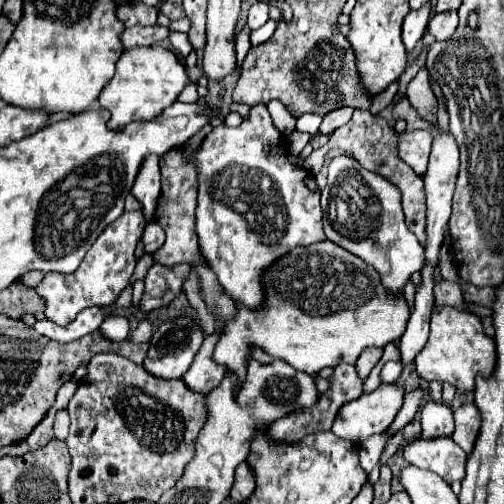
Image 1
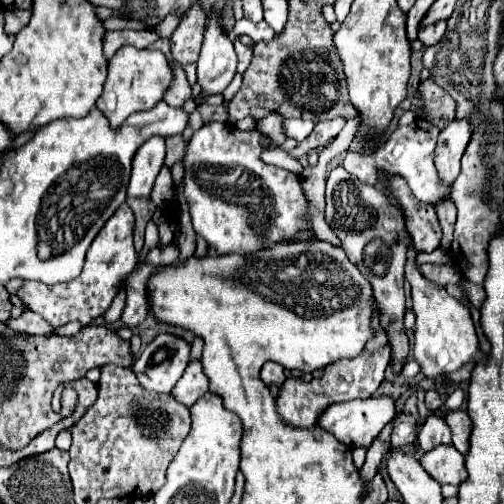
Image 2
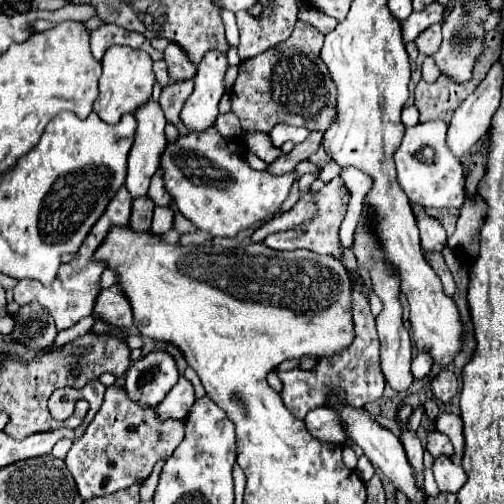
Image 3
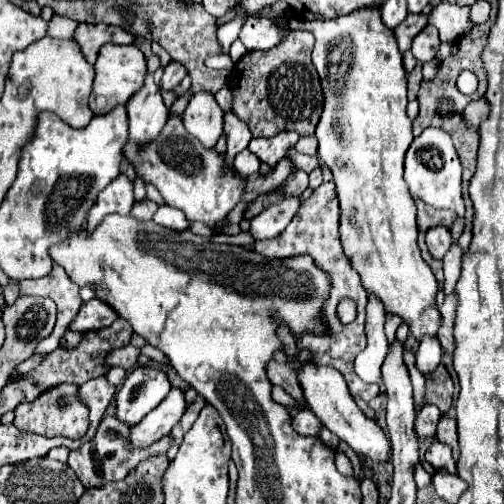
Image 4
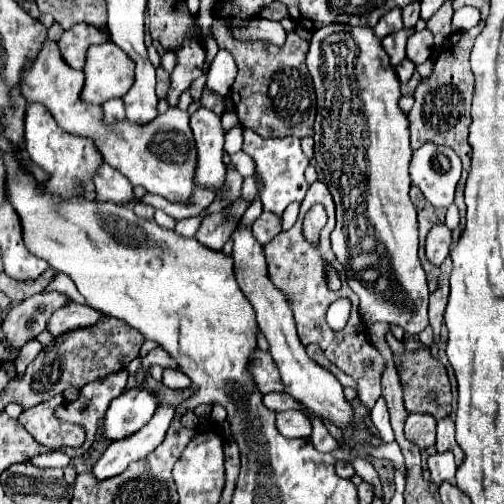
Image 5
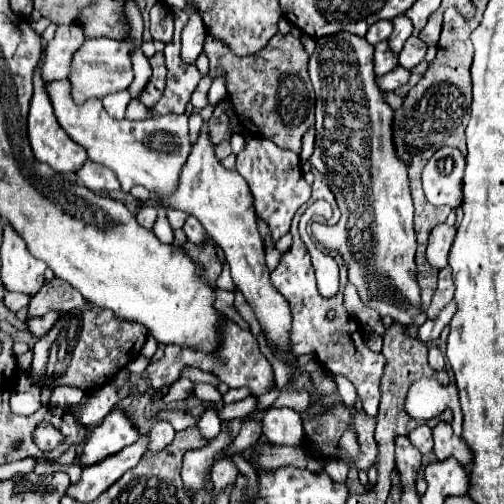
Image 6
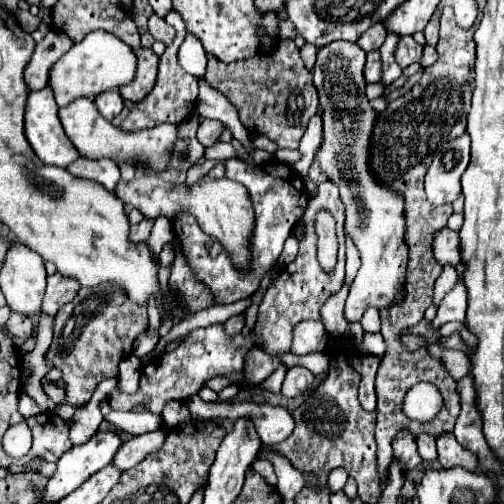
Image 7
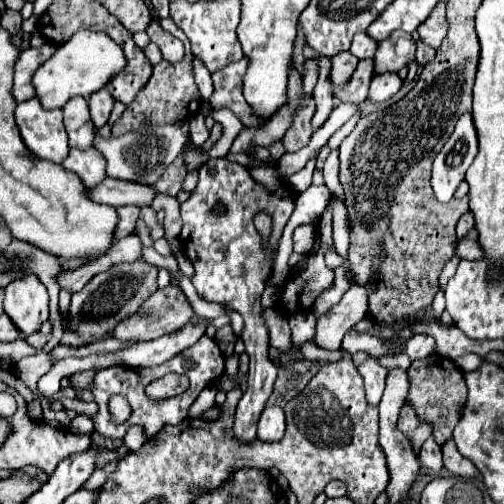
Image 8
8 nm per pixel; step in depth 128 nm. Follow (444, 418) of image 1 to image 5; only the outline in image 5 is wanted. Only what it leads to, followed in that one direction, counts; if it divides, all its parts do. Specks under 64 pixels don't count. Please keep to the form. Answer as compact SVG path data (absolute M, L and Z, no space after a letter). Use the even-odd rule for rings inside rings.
M434 452L434 454L430 454L428 456L428 470L432 474L432 482L440 484L442 480L448 480L450 484L454 484L456 464L454 464L452 452Z

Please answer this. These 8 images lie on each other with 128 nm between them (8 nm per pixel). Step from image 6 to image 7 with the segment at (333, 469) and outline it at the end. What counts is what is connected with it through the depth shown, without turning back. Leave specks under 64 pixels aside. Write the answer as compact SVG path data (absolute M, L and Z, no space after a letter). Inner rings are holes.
M334 468L330 474L328 474L328 486L330 486L330 492L338 492L344 488L348 480L348 474L344 472L344 468Z

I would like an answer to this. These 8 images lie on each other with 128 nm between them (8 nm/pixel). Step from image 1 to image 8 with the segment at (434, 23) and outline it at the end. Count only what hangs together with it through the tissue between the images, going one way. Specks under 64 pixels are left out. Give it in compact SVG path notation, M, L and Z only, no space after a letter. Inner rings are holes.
M394 32L388 40L380 42L374 56L374 72L398 72L416 58L416 42L406 32Z

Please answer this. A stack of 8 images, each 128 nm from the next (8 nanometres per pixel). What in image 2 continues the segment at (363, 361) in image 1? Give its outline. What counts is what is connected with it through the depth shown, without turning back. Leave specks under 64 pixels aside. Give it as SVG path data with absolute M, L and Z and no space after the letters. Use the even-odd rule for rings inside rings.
M374 312L372 315L372 328L374 328L376 334L374 338L372 338L372 340L369 340L365 345L365 348L368 350L368 352L374 352L374 350L378 350L379 348L384 347L388 344L388 337L379 324L378 312Z

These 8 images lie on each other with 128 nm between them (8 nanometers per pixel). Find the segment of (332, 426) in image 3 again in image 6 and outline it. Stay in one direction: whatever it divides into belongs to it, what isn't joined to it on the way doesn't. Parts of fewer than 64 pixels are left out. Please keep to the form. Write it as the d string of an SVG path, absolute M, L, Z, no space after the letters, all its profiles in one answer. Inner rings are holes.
M270 408L262 420L264 436L278 446L300 446L304 442L304 420L292 408Z

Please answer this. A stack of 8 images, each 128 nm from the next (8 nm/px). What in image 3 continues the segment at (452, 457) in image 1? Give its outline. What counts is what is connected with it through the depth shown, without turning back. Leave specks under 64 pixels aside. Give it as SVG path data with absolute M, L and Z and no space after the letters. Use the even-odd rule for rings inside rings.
M438 456L432 466L436 484L442 492L458 492L466 482L466 472L460 464L454 464L452 456Z

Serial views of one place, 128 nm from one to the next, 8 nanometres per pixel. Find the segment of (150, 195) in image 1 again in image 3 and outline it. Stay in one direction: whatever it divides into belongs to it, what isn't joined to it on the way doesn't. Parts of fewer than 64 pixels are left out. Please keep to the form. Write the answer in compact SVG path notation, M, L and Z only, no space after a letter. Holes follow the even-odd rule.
M148 100L142 108L136 110L134 116L138 120L138 130L128 156L126 188L134 198L138 198L146 196L150 180L160 166L160 156L166 148L166 118L160 104L154 100Z

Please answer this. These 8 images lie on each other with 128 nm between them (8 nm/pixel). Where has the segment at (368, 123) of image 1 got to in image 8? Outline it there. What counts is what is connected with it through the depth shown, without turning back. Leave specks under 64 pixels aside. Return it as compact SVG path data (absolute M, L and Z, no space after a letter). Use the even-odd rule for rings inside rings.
M470 230L466 236L456 240L456 256L466 258L466 260L480 260L482 258L482 250L478 246L478 238L476 238L474 230Z

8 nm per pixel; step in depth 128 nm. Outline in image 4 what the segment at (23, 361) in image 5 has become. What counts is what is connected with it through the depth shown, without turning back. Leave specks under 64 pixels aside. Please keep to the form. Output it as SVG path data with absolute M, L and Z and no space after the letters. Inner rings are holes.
M54 266L52 272L38 280L22 280L20 282L20 294L22 296L44 296L52 298L58 306L58 320L54 326L52 336L44 338L42 344L38 344L36 352L52 352L56 346L60 346L60 338L68 332L70 322L76 318L76 312L82 306L82 298L78 296L78 286L72 284L70 276L60 268Z

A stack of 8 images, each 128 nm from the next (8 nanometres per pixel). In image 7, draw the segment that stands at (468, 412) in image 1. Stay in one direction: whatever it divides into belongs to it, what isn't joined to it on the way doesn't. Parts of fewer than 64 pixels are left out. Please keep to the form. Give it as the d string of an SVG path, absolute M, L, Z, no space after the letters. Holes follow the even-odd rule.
M452 432L438 436L436 444L438 444L438 460L440 460L442 468L462 466L470 472L474 472L478 468L476 456L472 452L468 452L468 448L462 448L462 444L458 444L458 440L454 438Z

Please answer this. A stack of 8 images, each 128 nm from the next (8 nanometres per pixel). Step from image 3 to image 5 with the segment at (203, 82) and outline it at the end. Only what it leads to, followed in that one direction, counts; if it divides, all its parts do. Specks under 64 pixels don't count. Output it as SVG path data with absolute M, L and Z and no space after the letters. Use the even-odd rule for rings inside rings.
M200 106L190 116L190 128L194 132L198 148L196 184L212 186L216 188L216 192L220 192L226 176L226 168L222 162L222 148L224 148L222 120L210 108Z

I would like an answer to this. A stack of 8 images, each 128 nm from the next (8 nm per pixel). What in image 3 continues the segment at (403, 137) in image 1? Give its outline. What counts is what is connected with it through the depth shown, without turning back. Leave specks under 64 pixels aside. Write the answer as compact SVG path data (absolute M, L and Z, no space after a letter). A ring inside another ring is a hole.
M418 122L406 128L400 148L394 152L394 162L398 170L398 182L408 194L410 202L422 204L426 208L460 208L464 202L464 176L462 164L446 148L446 124ZM344 168L340 172L340 178L350 188L352 198L358 196L364 200L364 196L368 194L368 188L372 188L372 178L368 178L368 174L362 174L358 168Z

